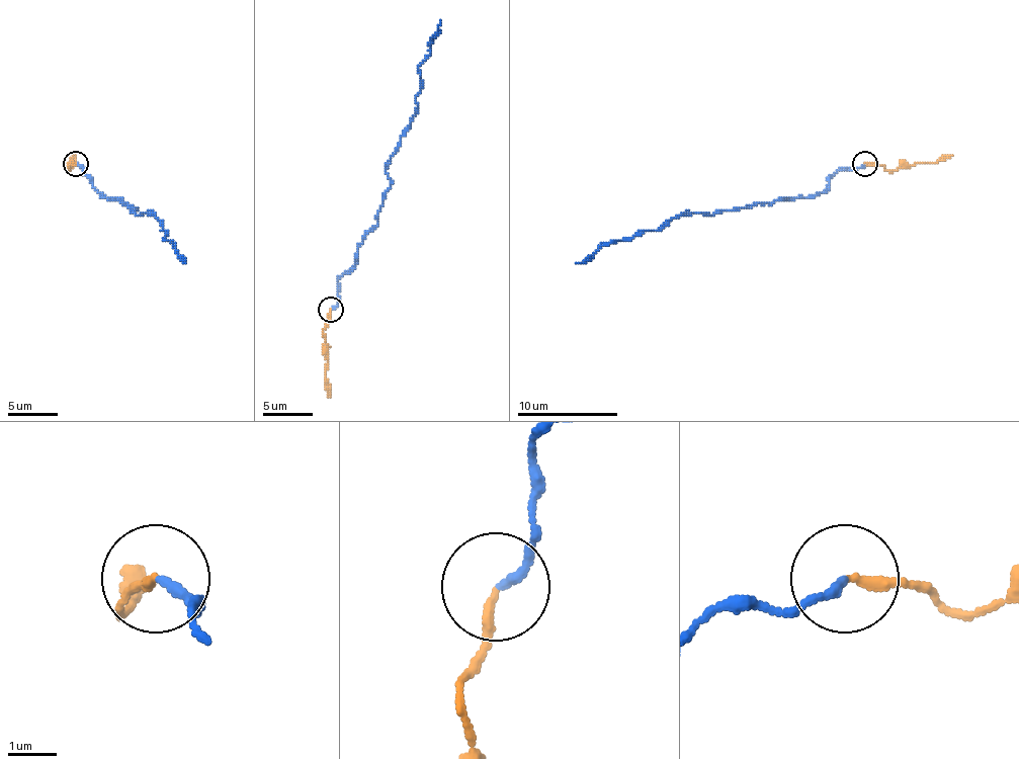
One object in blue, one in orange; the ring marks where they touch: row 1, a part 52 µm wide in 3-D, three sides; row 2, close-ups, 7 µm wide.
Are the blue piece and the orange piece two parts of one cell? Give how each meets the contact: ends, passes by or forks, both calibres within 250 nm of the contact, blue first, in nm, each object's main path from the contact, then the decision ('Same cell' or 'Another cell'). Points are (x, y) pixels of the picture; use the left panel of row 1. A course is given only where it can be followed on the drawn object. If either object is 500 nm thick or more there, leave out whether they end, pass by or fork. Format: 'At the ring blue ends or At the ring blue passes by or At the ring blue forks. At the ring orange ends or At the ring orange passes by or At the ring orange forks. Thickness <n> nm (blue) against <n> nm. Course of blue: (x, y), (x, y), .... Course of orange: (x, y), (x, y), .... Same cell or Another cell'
At the ring blue ends. At the ring orange ends. Thickness 180 nm (blue) against 200 nm. Course of blue: (75, 163), (102, 197), (122, 200), (136, 216), (150, 213), (185, 263). Course of orange: (75, 163), (68, 170), (75, 155). Same cell

